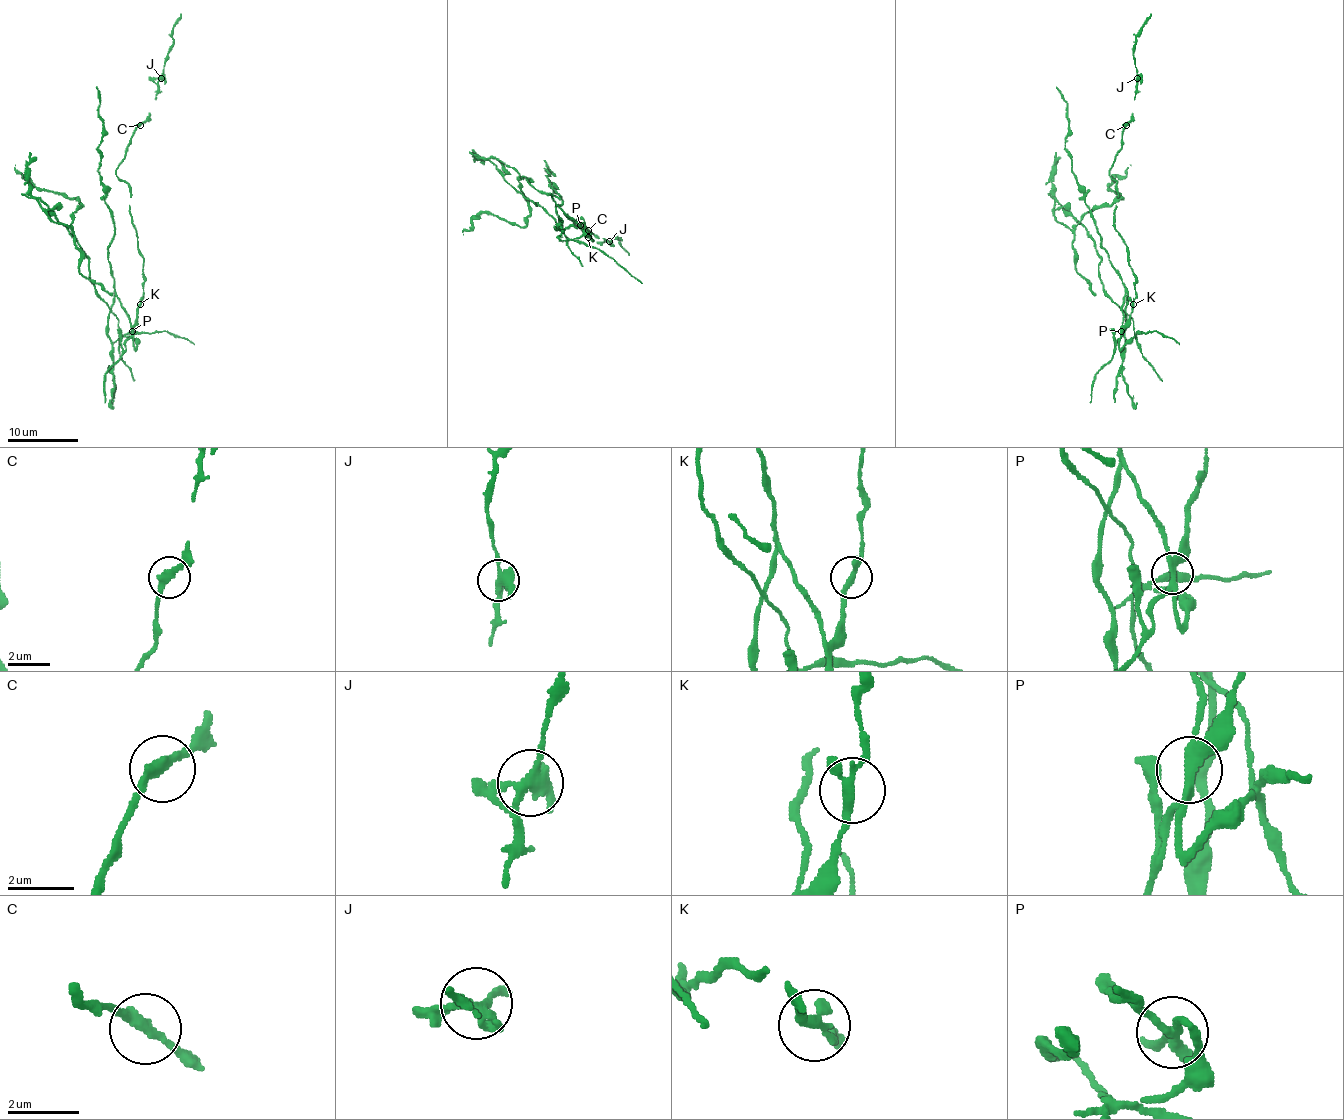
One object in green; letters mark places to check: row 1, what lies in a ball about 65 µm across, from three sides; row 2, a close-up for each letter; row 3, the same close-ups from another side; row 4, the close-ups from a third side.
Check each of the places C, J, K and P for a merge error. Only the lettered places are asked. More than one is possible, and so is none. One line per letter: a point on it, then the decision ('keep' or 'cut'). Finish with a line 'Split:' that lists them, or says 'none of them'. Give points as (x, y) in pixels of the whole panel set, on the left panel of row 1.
C: place (140, 125); keep
J: place (161, 78); keep
K: place (140, 304); keep
P: place (132, 331); cut
Split: P

